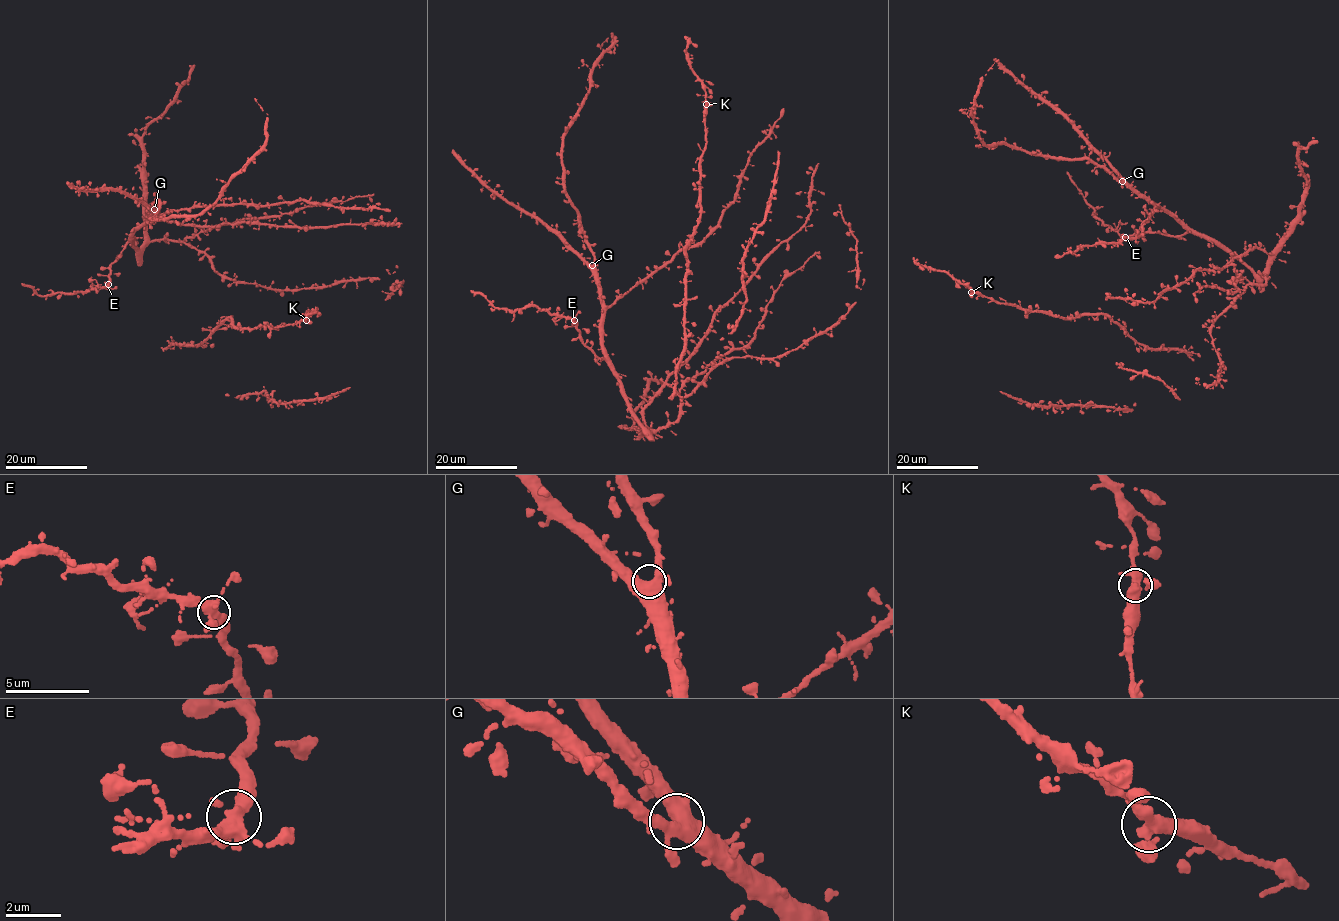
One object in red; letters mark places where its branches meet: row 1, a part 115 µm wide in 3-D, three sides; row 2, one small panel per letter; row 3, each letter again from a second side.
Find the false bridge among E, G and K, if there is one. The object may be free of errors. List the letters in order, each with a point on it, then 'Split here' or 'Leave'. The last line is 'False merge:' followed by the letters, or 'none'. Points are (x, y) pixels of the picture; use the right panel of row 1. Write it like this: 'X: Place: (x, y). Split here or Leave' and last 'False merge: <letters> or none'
E: Place: (1125, 237). Leave
G: Place: (1122, 181). Leave
K: Place: (971, 292). Leave
False merge: none

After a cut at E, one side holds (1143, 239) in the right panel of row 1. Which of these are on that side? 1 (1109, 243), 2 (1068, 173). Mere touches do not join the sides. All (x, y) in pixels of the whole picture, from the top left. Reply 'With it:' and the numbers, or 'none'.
With it: 1

